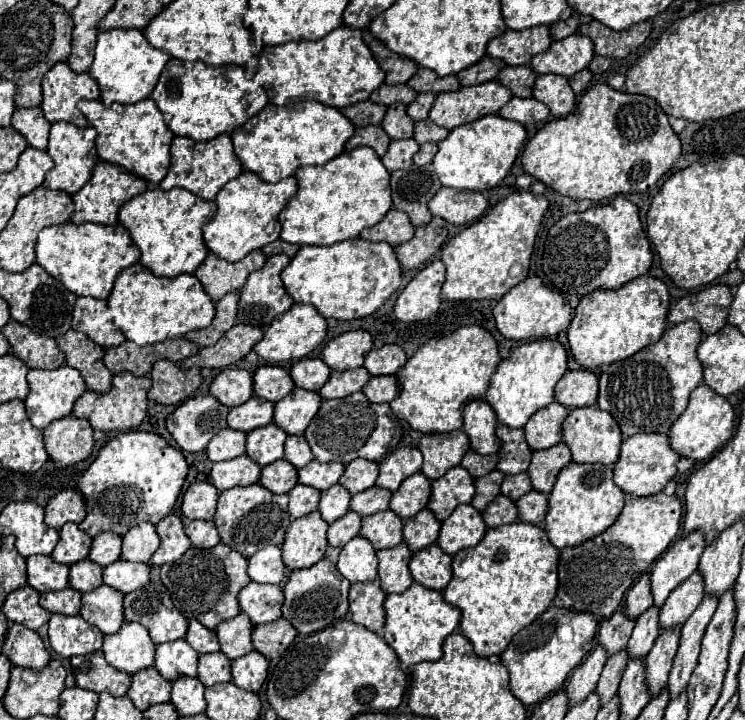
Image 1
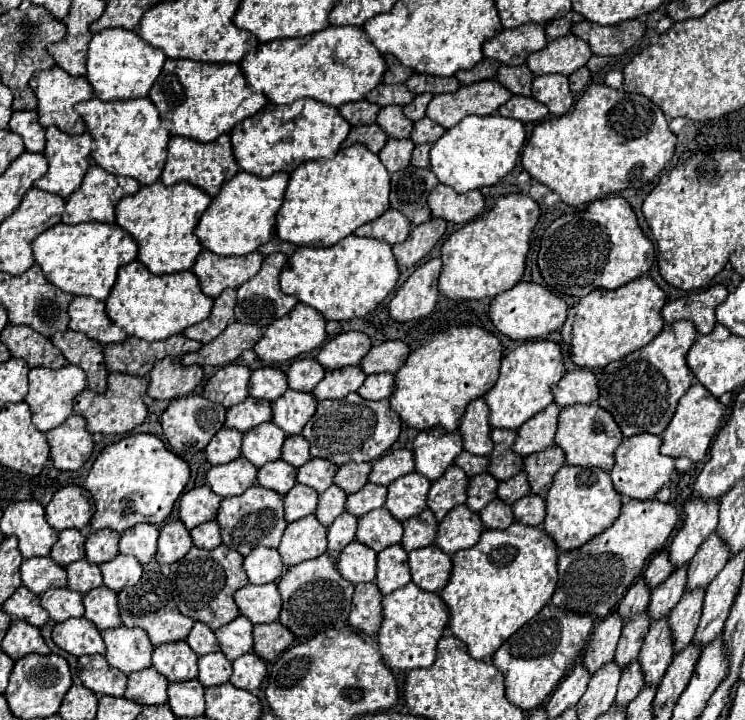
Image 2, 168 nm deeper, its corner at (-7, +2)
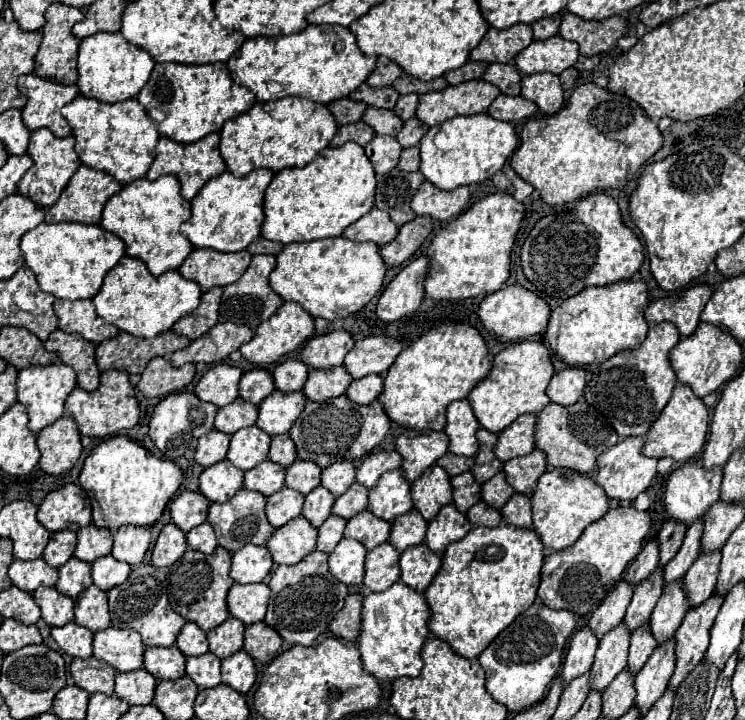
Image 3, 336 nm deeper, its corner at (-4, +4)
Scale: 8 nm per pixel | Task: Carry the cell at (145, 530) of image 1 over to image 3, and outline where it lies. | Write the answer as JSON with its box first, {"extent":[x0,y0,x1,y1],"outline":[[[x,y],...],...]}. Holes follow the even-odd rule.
{"extent":[112,526,150,566],"outline":[[[122,526],[114,534],[112,556],[130,566],[138,566],[150,546],[150,532],[142,526]]]}

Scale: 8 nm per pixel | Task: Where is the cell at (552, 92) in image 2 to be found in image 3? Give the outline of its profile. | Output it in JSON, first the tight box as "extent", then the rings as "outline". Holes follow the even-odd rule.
{"extent":[520,72,564,114],"outline":[[[548,72],[524,76],[520,94],[526,100],[532,100],[544,114],[556,114],[564,102],[564,92],[558,76],[552,76]]]}

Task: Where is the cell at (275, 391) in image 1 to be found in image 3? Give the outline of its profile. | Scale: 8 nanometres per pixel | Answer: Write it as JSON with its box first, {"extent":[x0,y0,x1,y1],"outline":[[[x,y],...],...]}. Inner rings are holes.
{"extent":[238,368,274,404],"outline":[[[252,368],[250,372],[244,372],[238,384],[240,398],[252,404],[260,404],[270,392],[274,392],[274,378],[264,368]]]}

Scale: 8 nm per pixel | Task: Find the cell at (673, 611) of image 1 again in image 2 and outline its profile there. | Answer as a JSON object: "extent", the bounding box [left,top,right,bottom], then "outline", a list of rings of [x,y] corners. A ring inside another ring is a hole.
{"extent":[687,532,727,592],"outline":[[[715,532],[709,536],[709,540],[703,542],[703,548],[695,554],[695,560],[691,560],[687,570],[687,592],[693,592],[697,588],[705,590],[711,580],[717,576],[719,570],[727,564],[727,548],[715,540]]]}

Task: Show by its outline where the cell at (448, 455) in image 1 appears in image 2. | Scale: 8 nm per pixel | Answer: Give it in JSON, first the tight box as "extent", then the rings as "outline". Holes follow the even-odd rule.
{"extent":[413,428,463,480],"outline":[[[431,428],[419,432],[413,442],[415,470],[427,480],[437,480],[463,452],[461,432],[447,432],[443,428]]]}

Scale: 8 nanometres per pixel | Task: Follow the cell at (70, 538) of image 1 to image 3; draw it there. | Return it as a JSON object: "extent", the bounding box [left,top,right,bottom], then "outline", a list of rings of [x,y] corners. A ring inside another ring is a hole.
{"extent":[42,530,76,568],"outline":[[[68,530],[54,532],[54,534],[50,536],[48,546],[46,546],[44,552],[42,552],[42,558],[44,558],[44,562],[46,562],[48,566],[58,568],[60,564],[66,564],[66,562],[72,558],[74,546],[76,546],[76,536],[74,536],[74,532],[68,532]]]}

